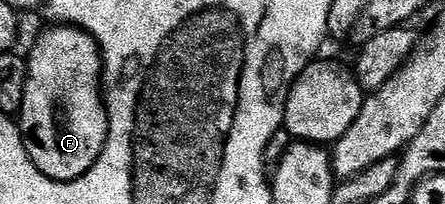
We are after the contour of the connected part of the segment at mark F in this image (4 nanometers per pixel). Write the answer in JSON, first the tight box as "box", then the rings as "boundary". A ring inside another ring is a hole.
{"box":[19,23,109,181],"boundary":[[[57,23],[52,27],[54,29],[47,30],[27,53],[29,78],[19,114],[19,128],[28,138],[25,150],[43,175],[52,181],[74,181],[95,164],[109,138],[109,110],[103,96],[103,62],[101,49],[90,33],[76,25]]]}

